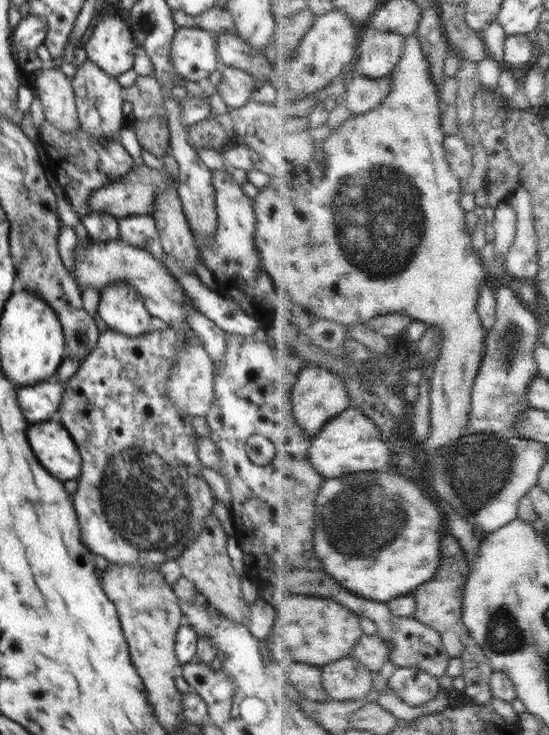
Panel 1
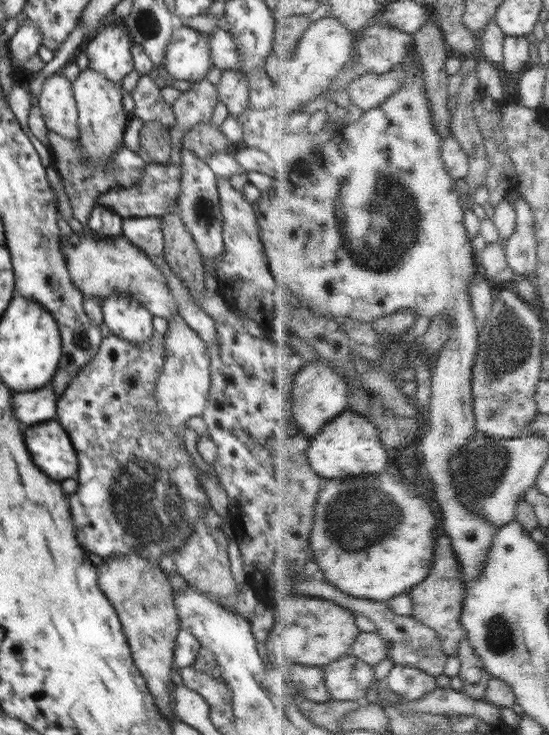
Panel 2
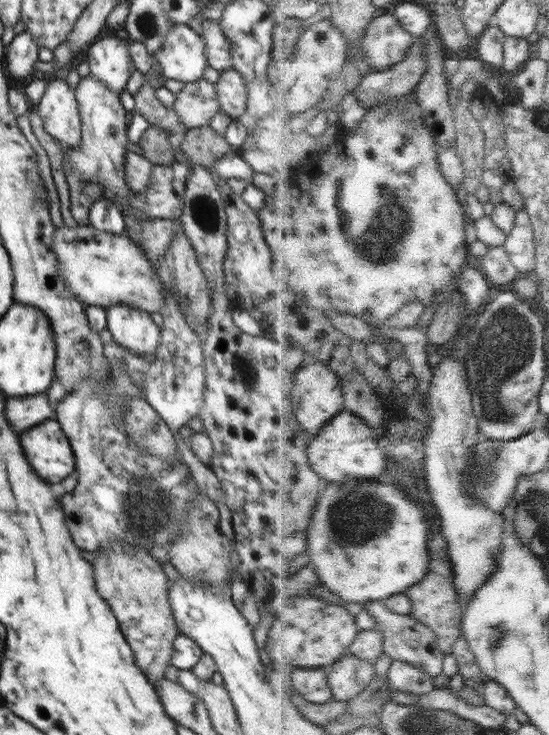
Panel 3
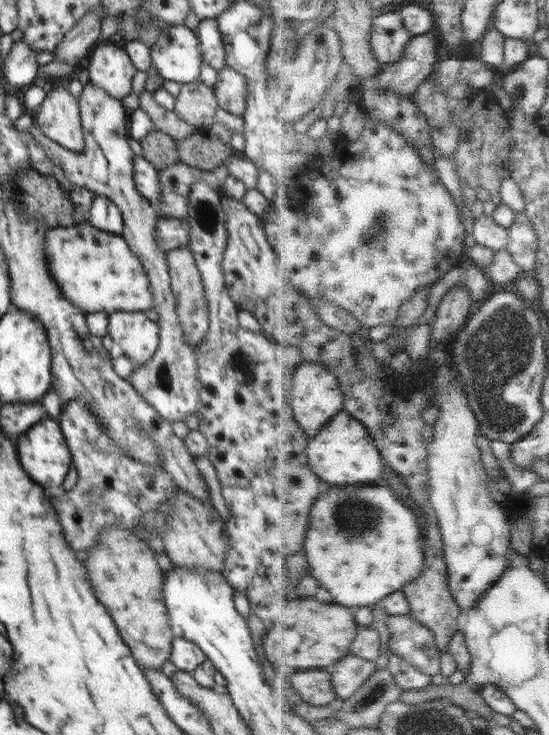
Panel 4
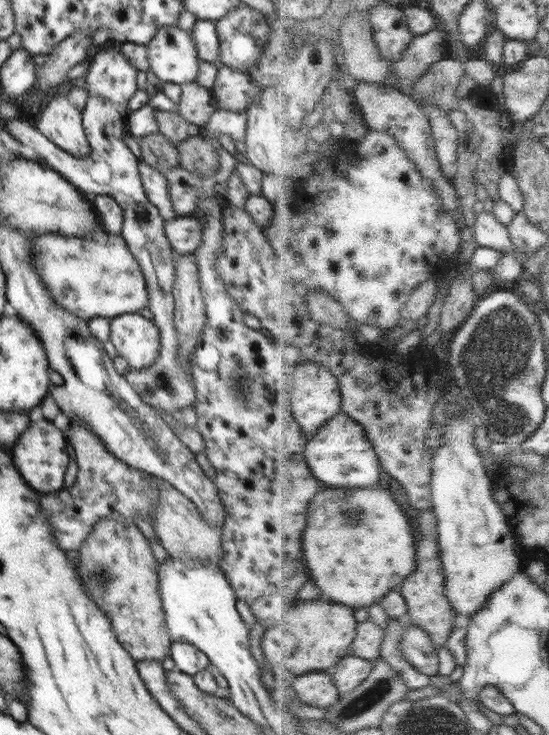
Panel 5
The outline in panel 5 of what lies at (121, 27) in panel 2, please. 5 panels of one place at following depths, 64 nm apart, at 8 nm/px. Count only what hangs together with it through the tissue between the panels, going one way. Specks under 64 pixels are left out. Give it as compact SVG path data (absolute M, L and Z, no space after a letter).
M108 48L96 51L86 77L89 94L108 99L117 106L120 114L129 112L128 100L137 87L137 73L121 51Z

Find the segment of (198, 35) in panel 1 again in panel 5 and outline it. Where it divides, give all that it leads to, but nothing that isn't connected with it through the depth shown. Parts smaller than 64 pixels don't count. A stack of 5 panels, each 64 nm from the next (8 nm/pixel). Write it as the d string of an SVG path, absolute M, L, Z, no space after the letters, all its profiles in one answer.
M166 25L146 45L149 70L163 83L181 85L198 76L200 58L191 31Z

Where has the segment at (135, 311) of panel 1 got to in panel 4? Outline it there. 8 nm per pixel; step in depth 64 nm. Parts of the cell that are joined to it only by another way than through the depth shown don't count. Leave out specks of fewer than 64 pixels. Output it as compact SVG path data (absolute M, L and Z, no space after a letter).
M144 311L108 315L108 335L136 367L147 364L159 346L159 326Z

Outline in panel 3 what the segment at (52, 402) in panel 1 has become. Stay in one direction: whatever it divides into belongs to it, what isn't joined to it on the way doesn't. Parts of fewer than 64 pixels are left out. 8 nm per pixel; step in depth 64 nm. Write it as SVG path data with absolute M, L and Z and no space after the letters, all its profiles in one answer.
M46 392L32 397L10 397L5 404L6 420L19 434L54 416L55 407L50 405Z

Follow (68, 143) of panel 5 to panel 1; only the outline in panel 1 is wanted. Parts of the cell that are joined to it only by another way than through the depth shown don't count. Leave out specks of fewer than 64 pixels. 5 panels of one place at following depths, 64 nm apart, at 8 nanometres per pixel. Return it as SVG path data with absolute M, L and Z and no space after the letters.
M50 63L34 73L36 83L32 87L42 103L44 119L62 132L75 132L80 127L72 78Z

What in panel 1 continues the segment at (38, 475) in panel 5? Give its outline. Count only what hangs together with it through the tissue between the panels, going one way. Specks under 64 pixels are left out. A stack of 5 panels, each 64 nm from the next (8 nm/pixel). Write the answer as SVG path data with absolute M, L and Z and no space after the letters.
M58 420L30 424L28 442L40 465L63 482L78 478L81 457L67 428Z

